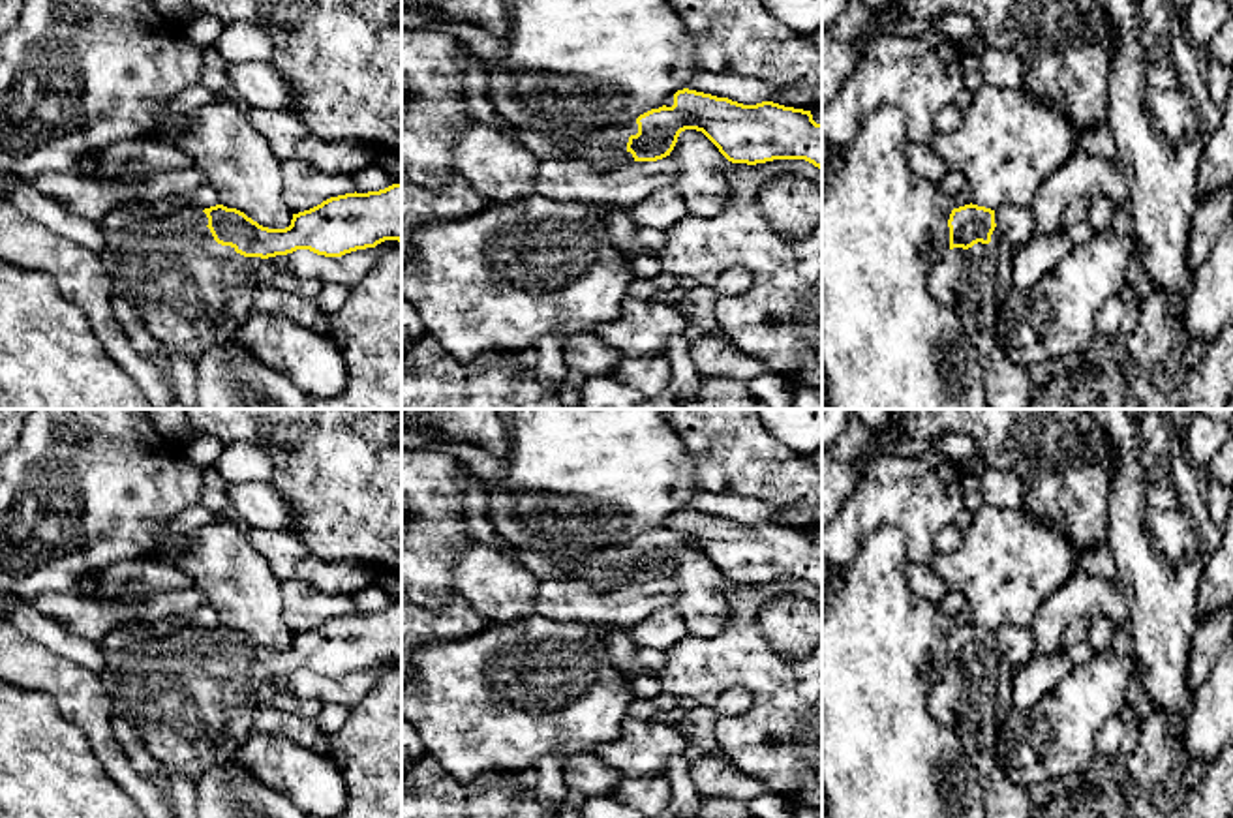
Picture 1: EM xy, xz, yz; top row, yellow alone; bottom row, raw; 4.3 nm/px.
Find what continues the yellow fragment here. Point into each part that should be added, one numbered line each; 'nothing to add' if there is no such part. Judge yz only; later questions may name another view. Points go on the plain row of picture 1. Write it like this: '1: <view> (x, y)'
1: yz (974, 702)

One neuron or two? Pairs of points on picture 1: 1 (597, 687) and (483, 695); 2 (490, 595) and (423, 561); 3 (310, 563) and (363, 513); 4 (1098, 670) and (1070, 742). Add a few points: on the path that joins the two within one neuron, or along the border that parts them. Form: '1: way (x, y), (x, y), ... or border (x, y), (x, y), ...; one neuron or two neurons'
1: way (569, 689), (522, 689), (511, 695); one neuron
2: border (475, 543), (456, 563), (456, 593); two neurons
3: border (289, 531), (321, 558), (353, 560); two neurons
4: way (1096, 687), (1070, 715), (1070, 725); one neuron

